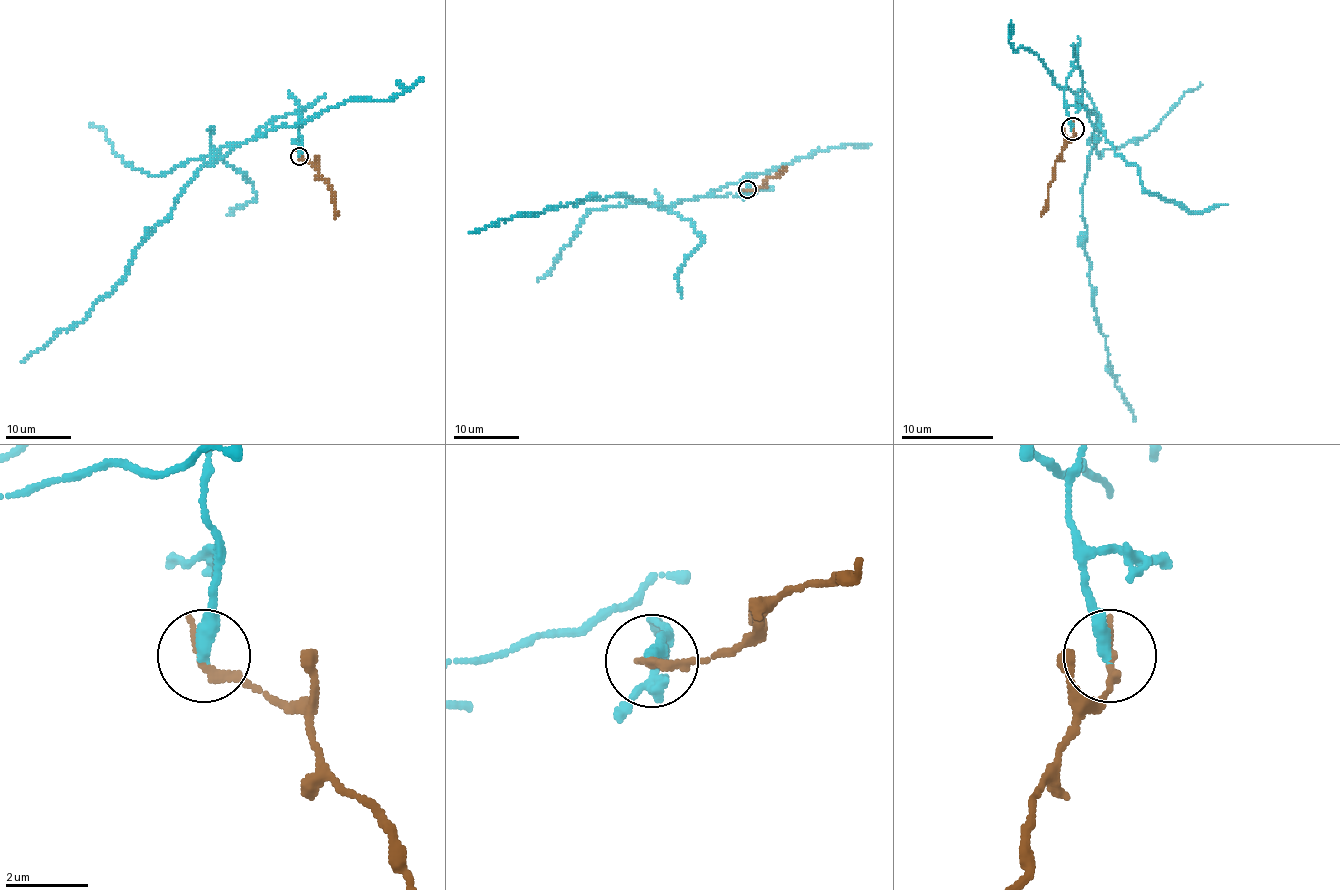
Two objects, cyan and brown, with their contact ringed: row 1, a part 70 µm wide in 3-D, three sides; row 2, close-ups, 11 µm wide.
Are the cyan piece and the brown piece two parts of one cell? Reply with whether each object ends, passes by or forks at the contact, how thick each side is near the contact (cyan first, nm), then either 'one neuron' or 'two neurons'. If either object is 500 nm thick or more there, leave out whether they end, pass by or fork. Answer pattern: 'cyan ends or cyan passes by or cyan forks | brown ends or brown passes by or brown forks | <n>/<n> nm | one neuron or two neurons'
cyan ends | brown ends | 360/260 nm | two neurons

